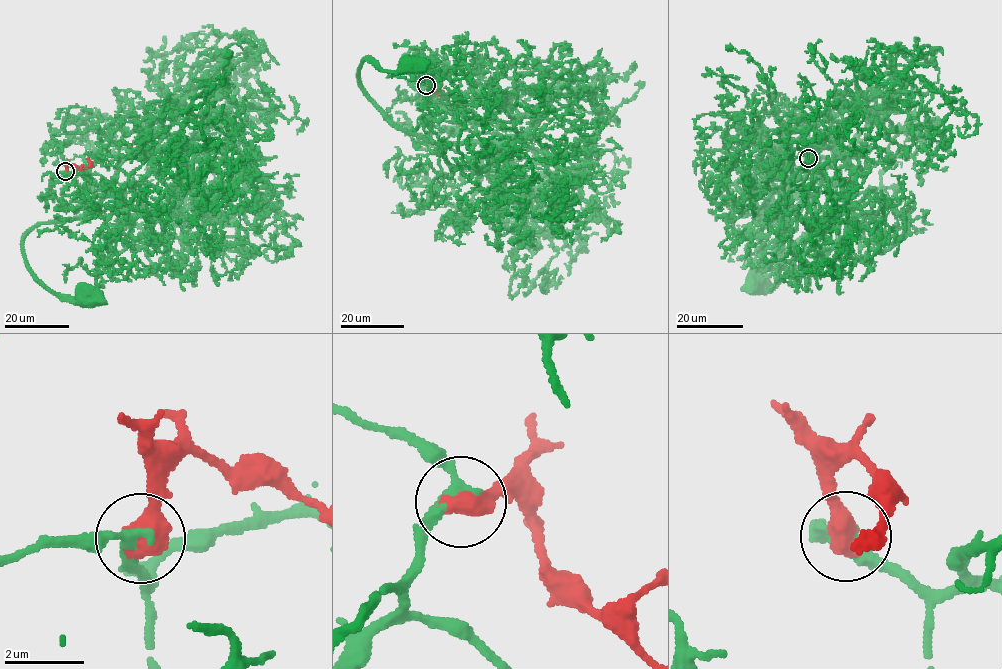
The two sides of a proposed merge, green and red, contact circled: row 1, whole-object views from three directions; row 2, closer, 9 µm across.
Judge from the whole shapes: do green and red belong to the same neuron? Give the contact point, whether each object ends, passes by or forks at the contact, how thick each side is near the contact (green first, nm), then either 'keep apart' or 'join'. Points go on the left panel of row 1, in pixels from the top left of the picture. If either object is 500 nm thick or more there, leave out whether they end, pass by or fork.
(65, 171) | 300/650 nm | join

